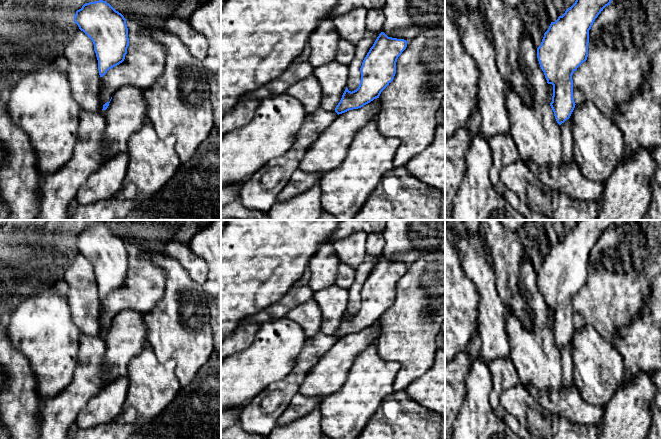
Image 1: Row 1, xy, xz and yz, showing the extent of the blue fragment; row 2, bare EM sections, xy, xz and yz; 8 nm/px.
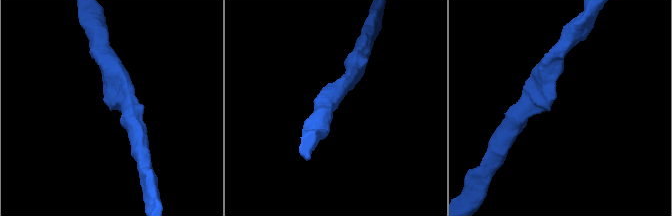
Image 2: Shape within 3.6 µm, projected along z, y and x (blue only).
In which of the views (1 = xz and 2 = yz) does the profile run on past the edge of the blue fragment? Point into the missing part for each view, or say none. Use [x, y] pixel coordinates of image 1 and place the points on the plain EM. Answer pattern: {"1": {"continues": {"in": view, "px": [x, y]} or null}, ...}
{"1": {"continues": null}, "2": {"continues": null}}

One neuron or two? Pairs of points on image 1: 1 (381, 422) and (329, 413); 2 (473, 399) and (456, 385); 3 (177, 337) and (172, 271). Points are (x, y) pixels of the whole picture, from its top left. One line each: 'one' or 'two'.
1: two
2: two
3: one

